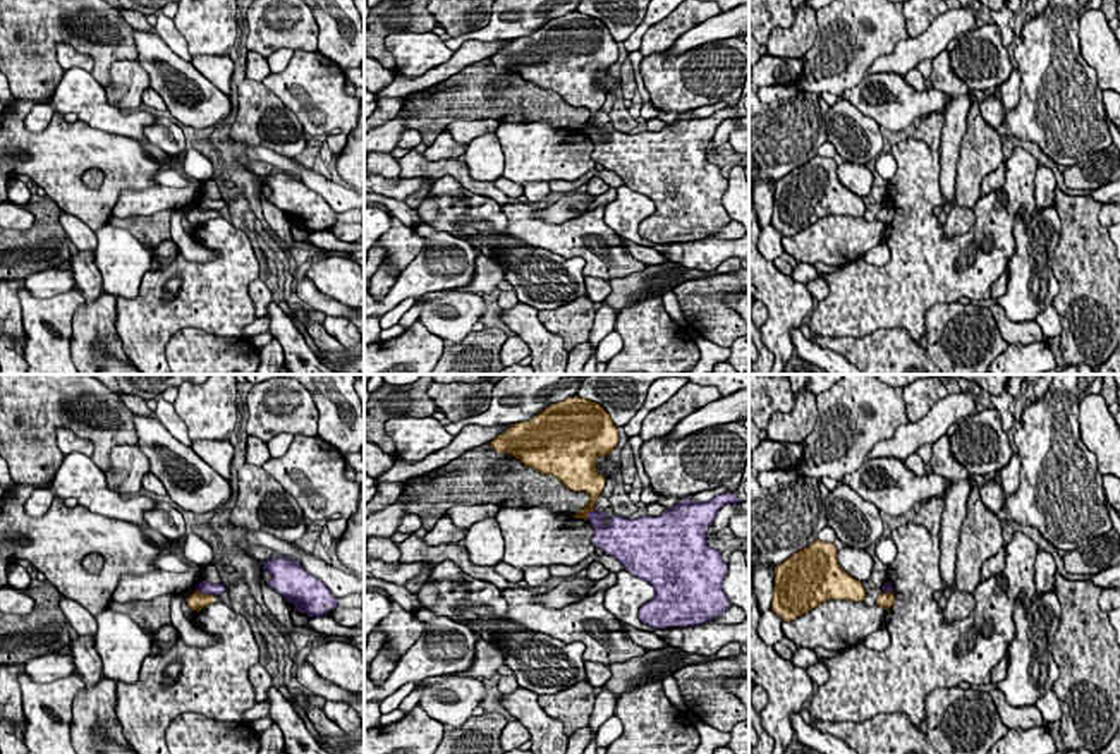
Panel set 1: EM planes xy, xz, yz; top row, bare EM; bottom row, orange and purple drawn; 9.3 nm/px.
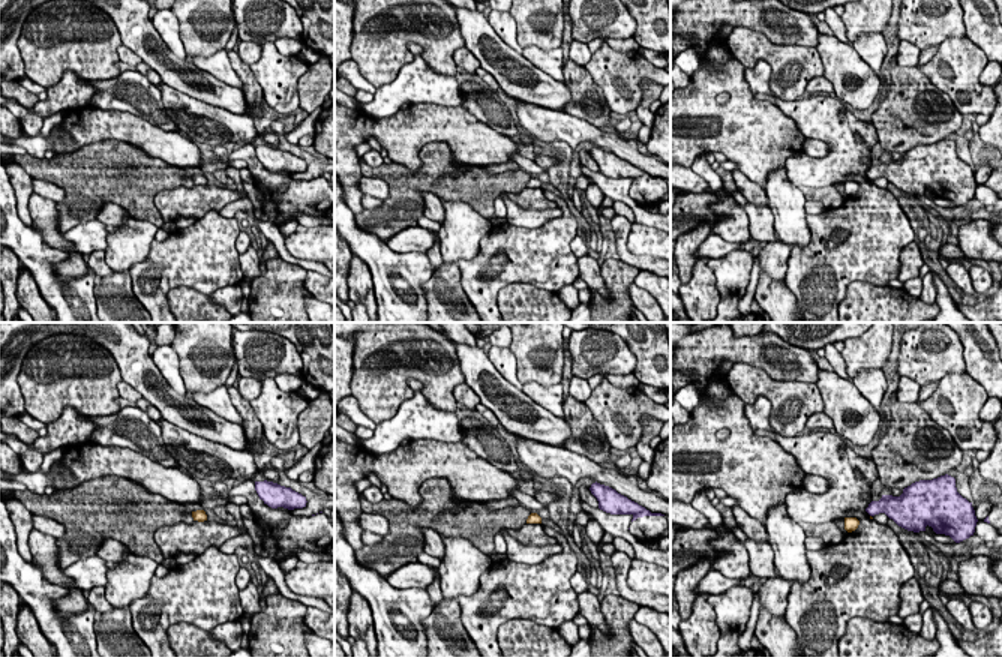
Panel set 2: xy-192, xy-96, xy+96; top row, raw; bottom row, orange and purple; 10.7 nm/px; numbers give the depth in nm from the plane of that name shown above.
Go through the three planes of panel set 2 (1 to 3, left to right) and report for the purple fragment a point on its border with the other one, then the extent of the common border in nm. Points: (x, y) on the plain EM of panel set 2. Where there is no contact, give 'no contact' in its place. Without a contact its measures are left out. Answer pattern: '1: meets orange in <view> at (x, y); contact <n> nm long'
1: no contact
2: no contact
3: no contact

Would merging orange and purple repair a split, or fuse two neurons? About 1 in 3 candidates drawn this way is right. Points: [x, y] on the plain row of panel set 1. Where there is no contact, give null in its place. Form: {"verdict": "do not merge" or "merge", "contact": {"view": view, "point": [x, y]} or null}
{"verdict": "do not merge", "contact": {"view": "xy", "point": [205, 210]}}

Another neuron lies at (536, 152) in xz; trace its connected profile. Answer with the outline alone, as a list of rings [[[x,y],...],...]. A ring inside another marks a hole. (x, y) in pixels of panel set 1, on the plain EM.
[[[546,120],[503,122],[495,132],[505,155],[503,177],[515,182],[574,182],[596,168],[589,136],[555,129]]]

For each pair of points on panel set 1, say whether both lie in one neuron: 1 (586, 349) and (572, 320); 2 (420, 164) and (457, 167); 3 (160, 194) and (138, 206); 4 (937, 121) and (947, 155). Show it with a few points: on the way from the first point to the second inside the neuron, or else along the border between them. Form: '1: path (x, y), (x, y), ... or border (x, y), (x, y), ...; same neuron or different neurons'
1: border (586, 340), (569, 352); different neurons
2: path (428, 167), (449, 167); same neuron
3: path (155, 200), (143, 203); same neuron
4: border (943, 114), (938, 148); different neurons

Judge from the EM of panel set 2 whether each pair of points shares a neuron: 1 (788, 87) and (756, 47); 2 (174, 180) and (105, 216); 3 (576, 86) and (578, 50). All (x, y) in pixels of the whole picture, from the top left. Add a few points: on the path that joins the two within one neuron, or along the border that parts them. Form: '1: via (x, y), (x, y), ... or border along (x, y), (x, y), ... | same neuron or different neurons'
1: via (788, 77), (767, 53) | same neuron
2: border along (131, 216), (119, 206), (105, 203), (95, 218) | different neurons
3: border along (569, 59), (582, 66) | different neurons

